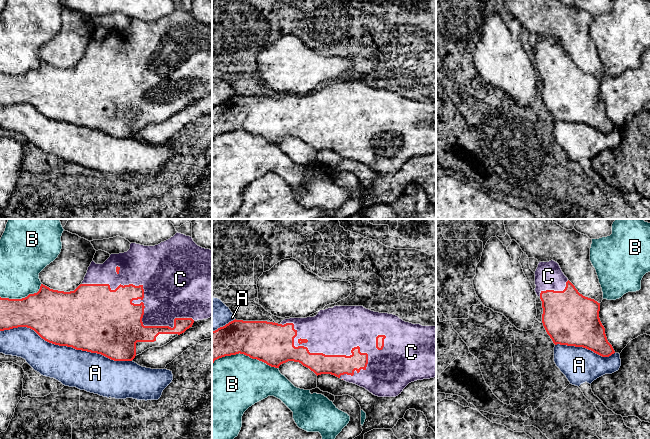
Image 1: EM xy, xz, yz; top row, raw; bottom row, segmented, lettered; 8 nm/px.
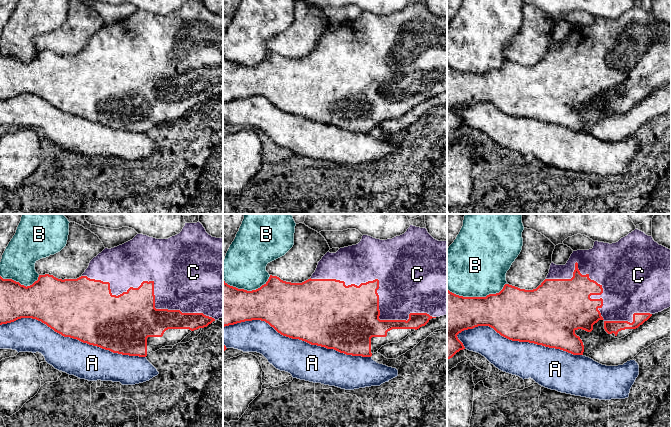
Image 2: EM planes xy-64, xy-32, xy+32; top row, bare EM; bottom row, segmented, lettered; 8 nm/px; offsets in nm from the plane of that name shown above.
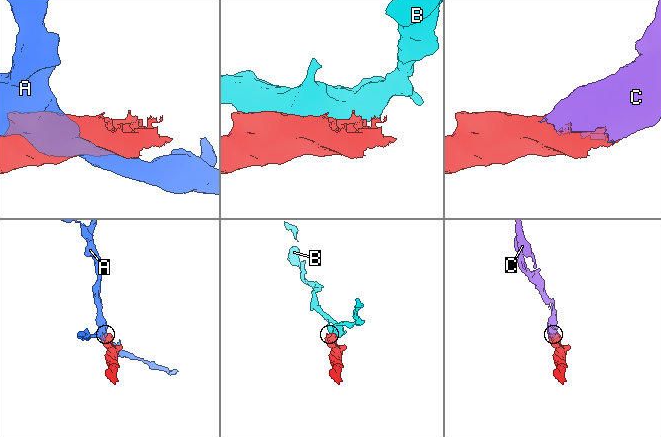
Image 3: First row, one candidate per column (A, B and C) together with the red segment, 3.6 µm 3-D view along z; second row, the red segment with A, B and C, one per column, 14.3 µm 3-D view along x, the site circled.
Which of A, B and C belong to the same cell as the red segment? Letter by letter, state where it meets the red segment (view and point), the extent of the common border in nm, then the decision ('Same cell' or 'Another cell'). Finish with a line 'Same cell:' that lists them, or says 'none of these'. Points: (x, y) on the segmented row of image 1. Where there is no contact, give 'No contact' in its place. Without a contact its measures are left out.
A: Touches red at xy (66, 345). Shared border 1100 nm. Another cell
B: Touches red at xz (245, 354). Shared border 550 nm. Another cell
C: Touches red at xz (324, 354). Shared border 800 nm. Same cell
Same cell: C

